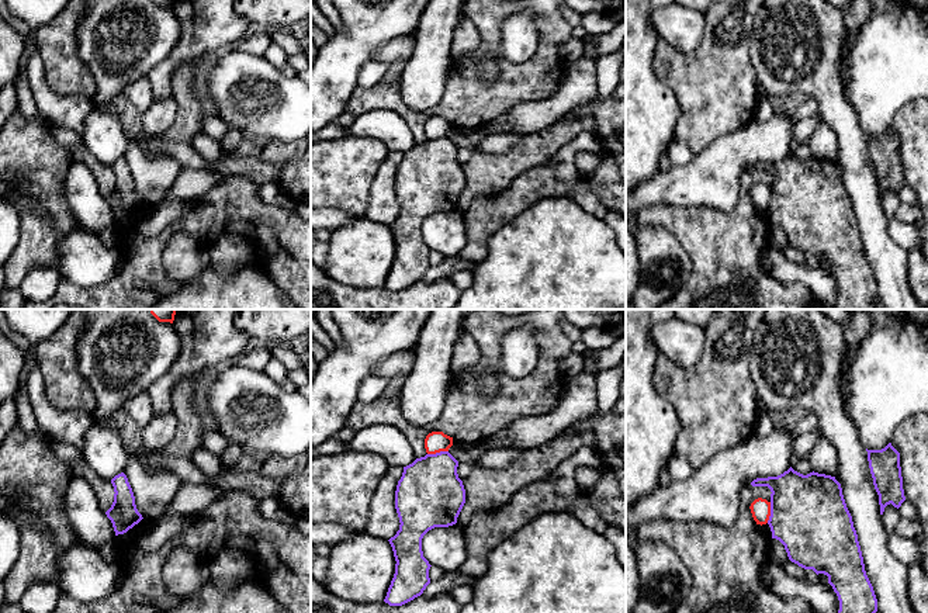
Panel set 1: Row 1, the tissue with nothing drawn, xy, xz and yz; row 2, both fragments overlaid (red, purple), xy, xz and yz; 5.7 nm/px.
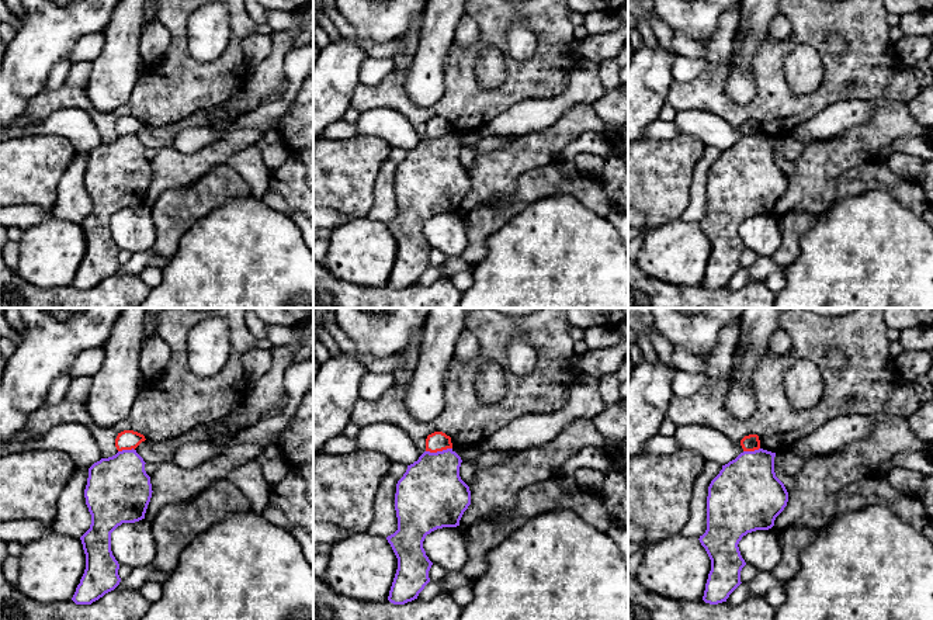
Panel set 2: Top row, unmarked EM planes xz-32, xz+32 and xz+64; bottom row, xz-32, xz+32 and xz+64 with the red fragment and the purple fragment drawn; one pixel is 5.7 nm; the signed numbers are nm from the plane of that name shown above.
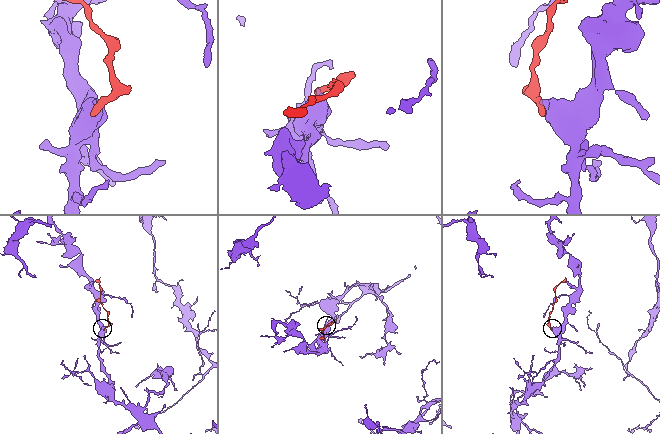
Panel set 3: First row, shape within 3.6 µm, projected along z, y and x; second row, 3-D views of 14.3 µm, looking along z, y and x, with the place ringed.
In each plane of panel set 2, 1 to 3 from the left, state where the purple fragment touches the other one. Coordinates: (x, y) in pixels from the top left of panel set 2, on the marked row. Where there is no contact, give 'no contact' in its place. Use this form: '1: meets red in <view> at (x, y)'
1: meets red in xz-32 at (125, 449)
2: meets red in xz+32 at (439, 450)
3: meets red in xz+64 at (751, 450)

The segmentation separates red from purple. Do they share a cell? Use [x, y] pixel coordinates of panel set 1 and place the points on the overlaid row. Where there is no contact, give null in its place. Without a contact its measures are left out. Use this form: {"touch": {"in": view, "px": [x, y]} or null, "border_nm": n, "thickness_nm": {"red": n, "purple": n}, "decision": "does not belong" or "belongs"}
{"touch": {"in": "xz", "px": [437, 452]}, "border_nm": 120, "thickness_nm": {"red": 120, "purple": 380}, "decision": "does not belong"}

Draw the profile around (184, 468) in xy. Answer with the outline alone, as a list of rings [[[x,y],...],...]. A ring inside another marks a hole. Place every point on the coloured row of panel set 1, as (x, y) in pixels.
[[[142,443],[135,451],[135,457],[145,467],[162,468],[165,471],[170,471],[176,474],[181,482],[193,484],[193,485],[207,485],[211,486],[211,478],[202,474],[190,458],[177,458],[177,457],[157,457],[153,454],[157,453],[156,449],[148,449]]]

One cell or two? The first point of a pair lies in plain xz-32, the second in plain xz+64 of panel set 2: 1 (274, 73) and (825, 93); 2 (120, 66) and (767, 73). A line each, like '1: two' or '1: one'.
1: two
2: two

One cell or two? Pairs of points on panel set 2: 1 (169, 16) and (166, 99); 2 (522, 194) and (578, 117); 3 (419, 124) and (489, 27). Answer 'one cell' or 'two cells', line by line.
1: one cell
2: two cells
3: one cell

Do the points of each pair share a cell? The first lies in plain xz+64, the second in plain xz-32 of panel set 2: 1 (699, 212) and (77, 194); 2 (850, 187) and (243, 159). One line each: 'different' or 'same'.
1: same
2: different

